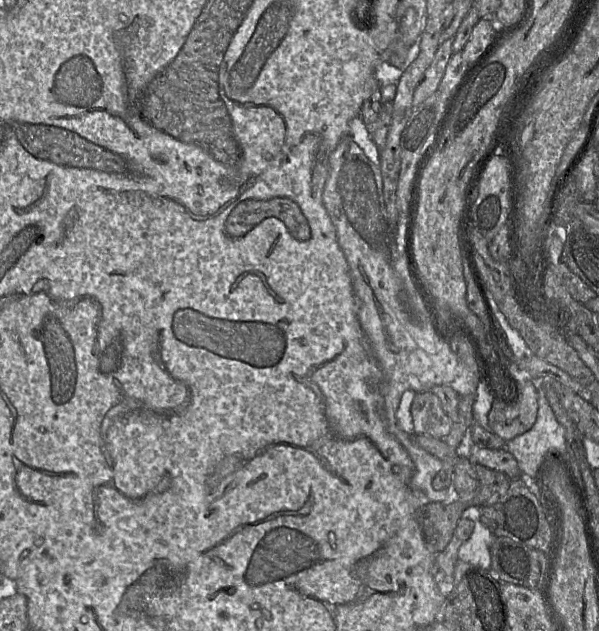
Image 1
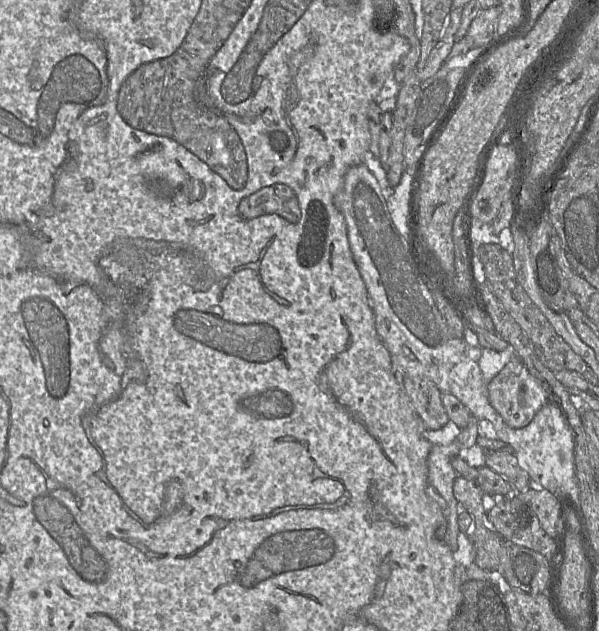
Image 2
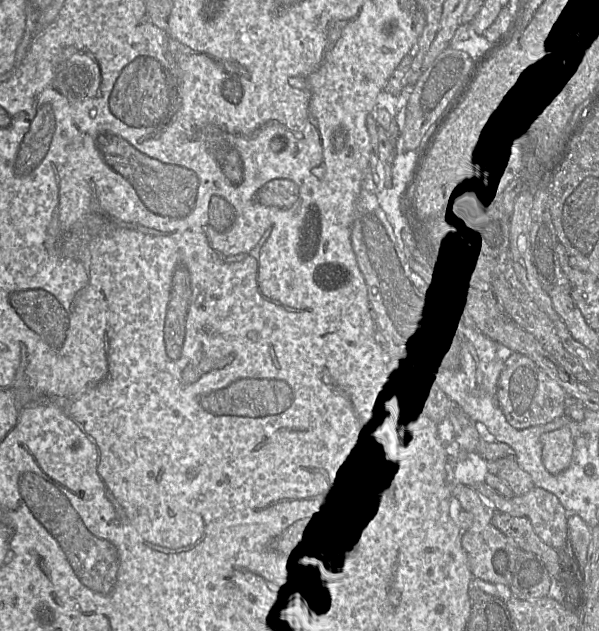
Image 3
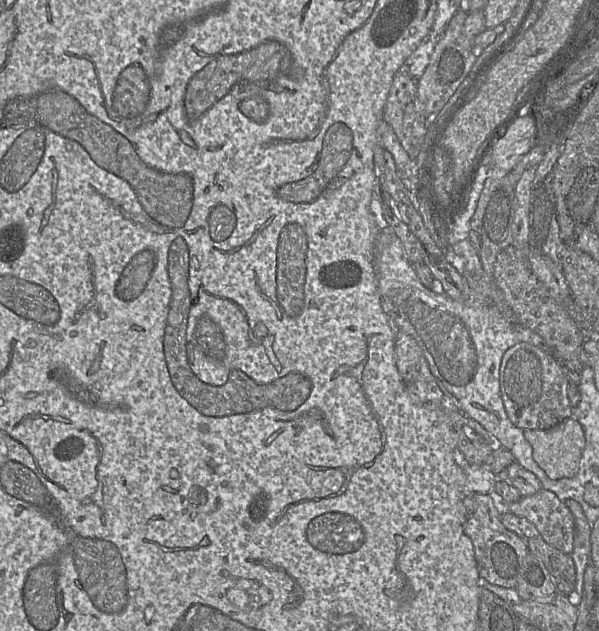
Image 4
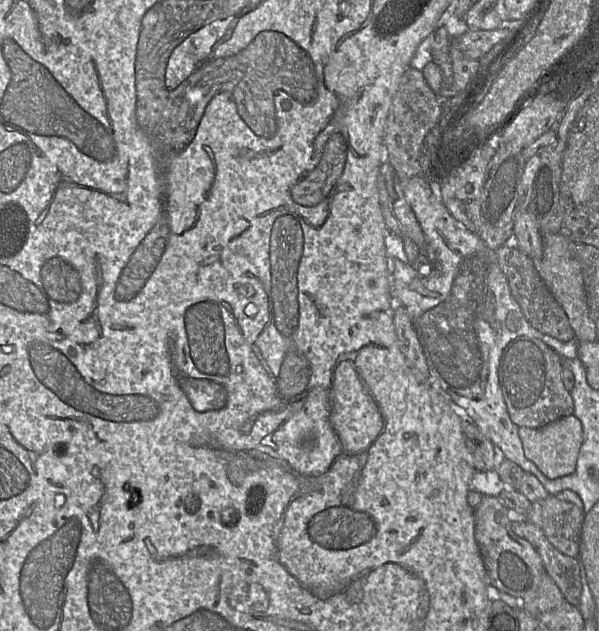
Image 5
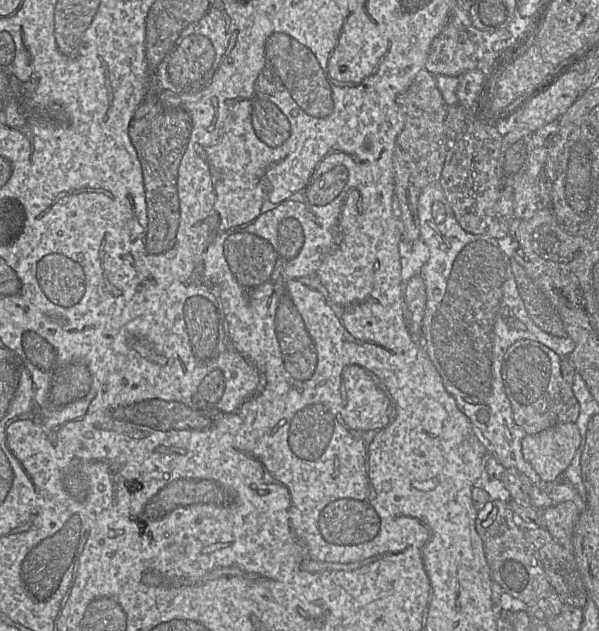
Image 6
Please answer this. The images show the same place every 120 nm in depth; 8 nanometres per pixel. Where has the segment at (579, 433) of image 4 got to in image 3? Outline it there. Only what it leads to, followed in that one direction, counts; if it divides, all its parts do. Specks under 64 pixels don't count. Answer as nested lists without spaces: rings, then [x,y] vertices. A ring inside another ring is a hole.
[[[562,427],[541,436],[541,459],[546,470],[558,475],[565,471],[572,462],[574,440],[571,430]]]

